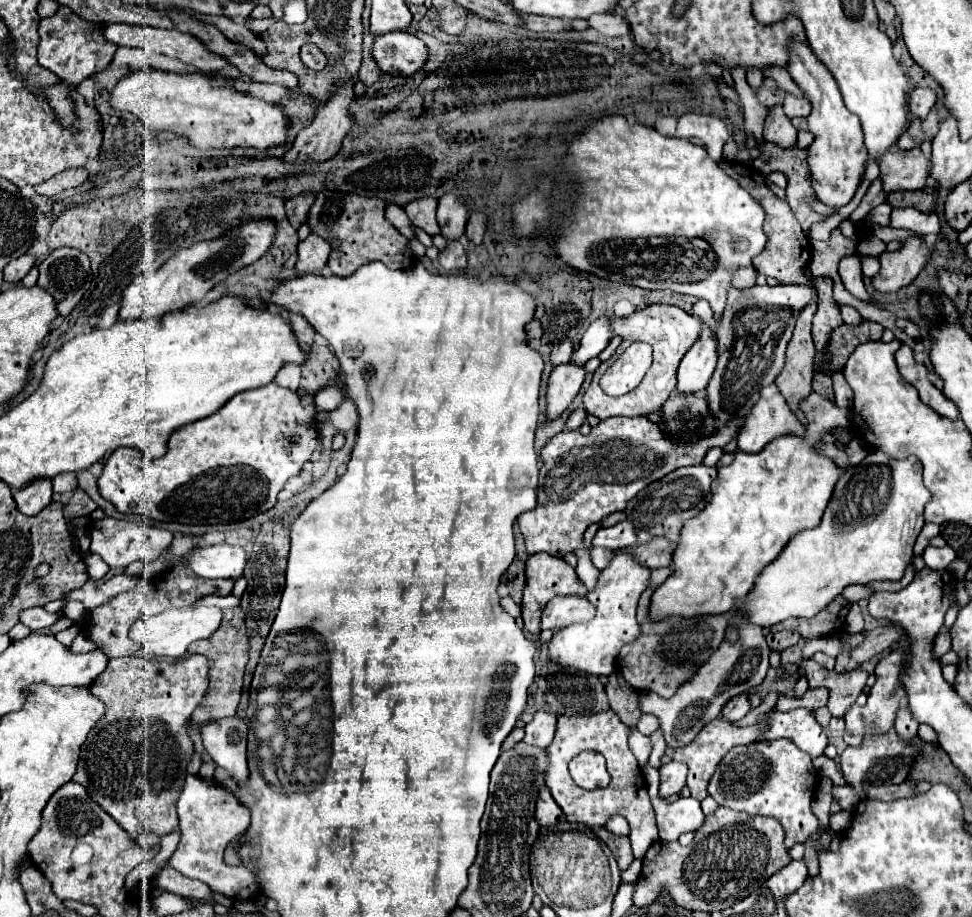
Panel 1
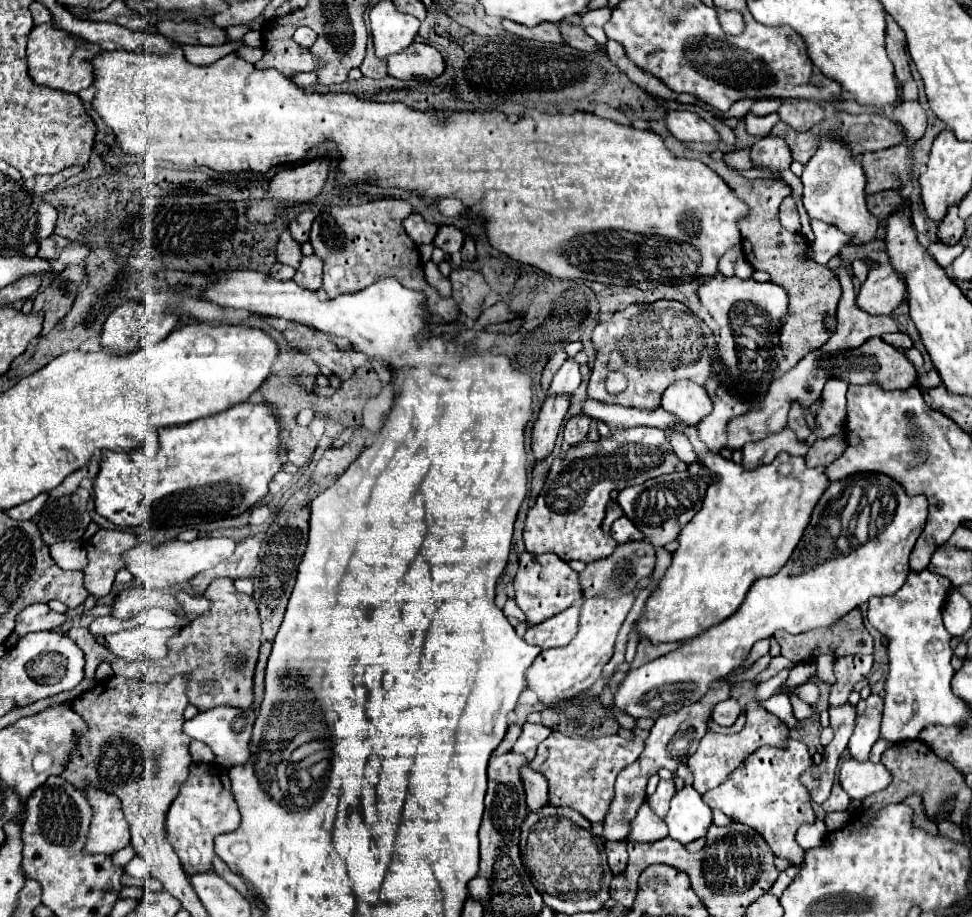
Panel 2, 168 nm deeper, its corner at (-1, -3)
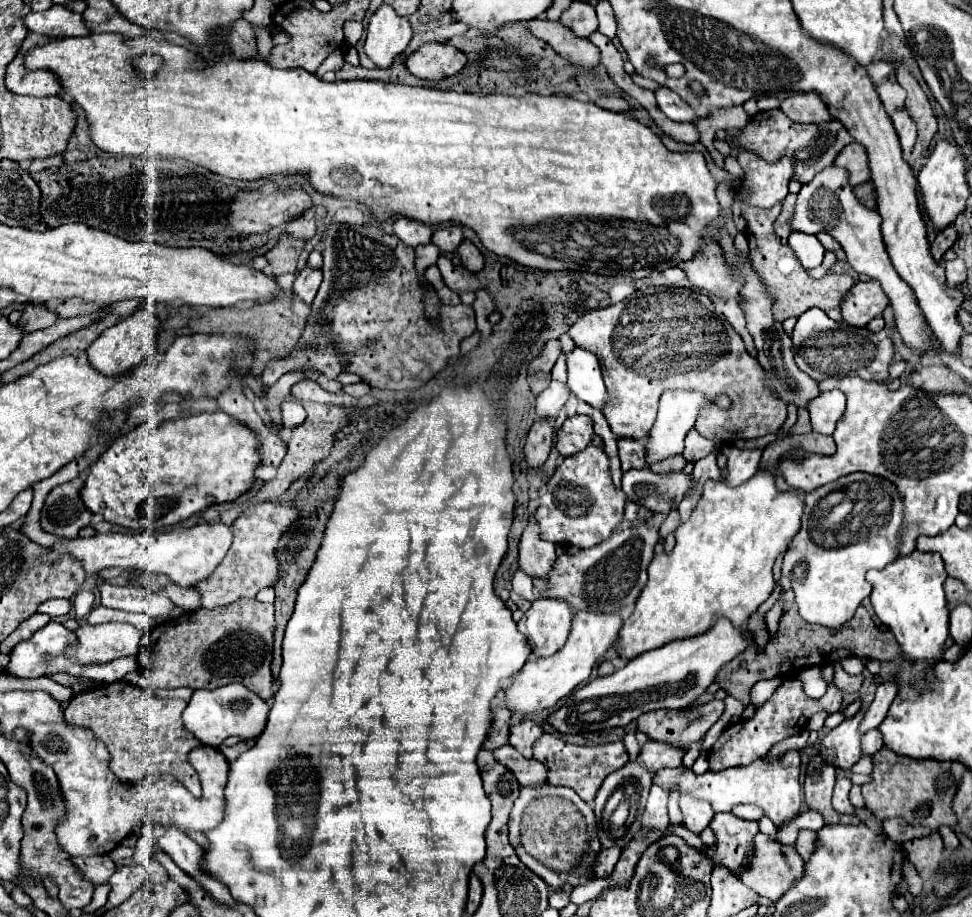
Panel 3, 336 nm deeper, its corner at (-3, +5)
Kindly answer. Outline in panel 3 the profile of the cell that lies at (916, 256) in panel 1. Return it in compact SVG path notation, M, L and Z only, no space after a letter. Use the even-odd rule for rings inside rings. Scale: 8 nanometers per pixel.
M860 281L842 299L842 319L854 327L866 327L874 317L882 315L886 305L888 297L880 289L878 281Z

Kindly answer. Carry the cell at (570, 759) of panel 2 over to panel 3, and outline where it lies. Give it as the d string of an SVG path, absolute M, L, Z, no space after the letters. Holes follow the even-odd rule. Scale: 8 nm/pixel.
M544 733L536 743L534 743L534 759L544 763L548 767L548 777L546 783L550 785L564 785L574 789L588 805L594 803L594 797L602 785L602 781L608 777L608 773L620 769L622 765L628 763L628 753L624 749L622 741L608 743L608 745L598 745L598 747L582 747L582 745L572 745L564 743L560 737Z

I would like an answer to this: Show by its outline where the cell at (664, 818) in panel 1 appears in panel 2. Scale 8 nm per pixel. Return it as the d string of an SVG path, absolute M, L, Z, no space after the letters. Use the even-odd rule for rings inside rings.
M684 787L672 797L664 823L668 827L668 837L686 845L706 835L712 825L712 809L692 787Z

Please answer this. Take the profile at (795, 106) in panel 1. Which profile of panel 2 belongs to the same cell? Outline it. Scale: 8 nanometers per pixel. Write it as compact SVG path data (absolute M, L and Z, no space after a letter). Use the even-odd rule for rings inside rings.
M788 99L778 109L778 115L784 123L794 127L796 131L806 131L812 125L820 123L826 117L826 111L814 103L814 101L802 101L802 99Z

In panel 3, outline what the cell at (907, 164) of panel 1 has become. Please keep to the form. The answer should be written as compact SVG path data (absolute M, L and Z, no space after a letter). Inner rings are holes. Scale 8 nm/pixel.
M860 143L846 145L846 149L842 149L842 153L838 153L838 157L834 159L834 165L850 171L850 185L852 187L870 181L868 157L866 157L866 151L862 149Z

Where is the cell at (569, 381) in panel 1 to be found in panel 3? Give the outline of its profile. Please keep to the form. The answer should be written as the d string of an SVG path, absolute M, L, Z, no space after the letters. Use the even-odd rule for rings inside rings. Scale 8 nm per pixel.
M536 419L532 425L526 445L524 445L524 459L528 467L540 467L550 449L552 449L552 433L554 433L554 419Z

